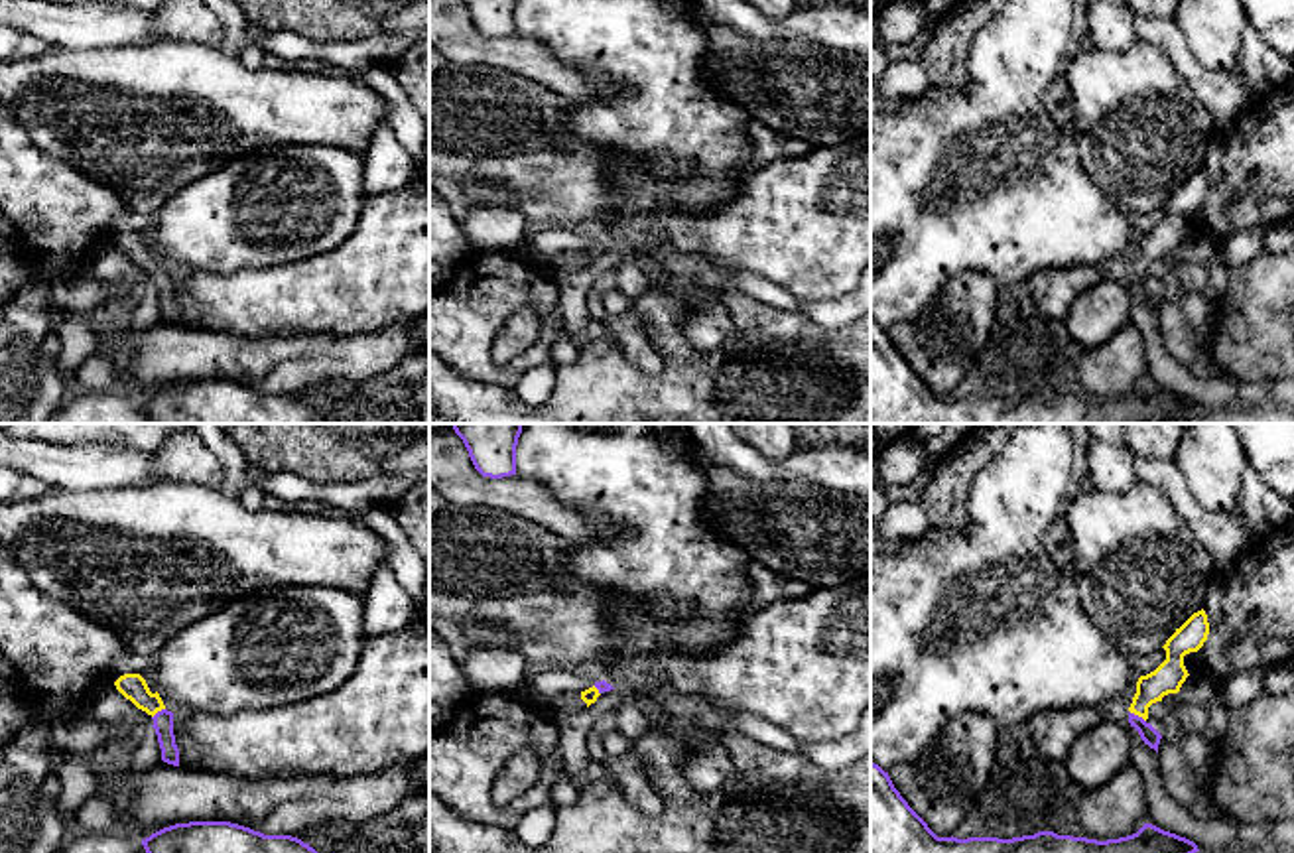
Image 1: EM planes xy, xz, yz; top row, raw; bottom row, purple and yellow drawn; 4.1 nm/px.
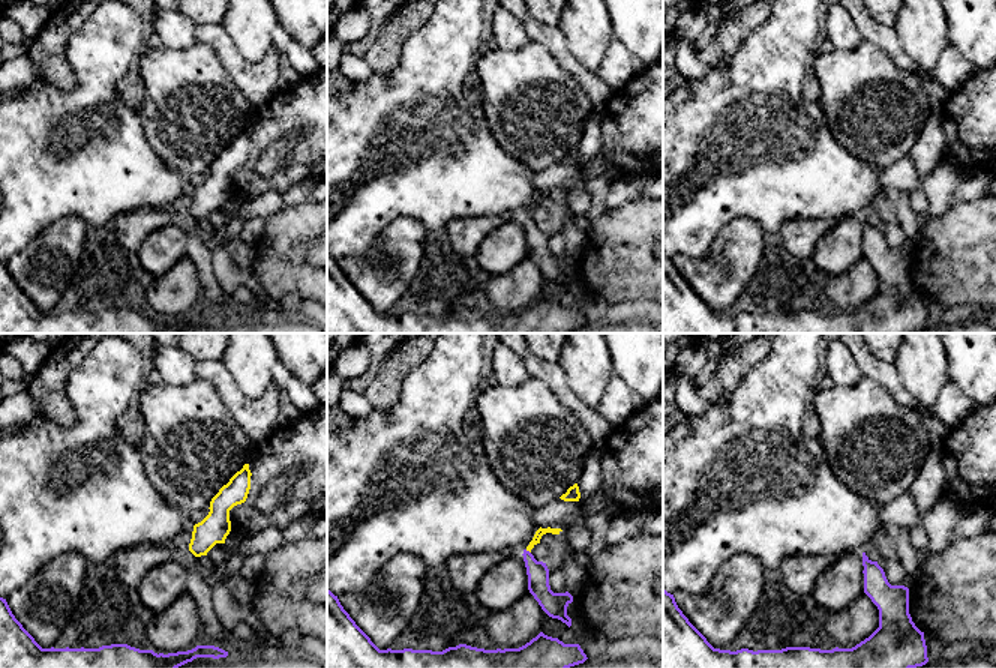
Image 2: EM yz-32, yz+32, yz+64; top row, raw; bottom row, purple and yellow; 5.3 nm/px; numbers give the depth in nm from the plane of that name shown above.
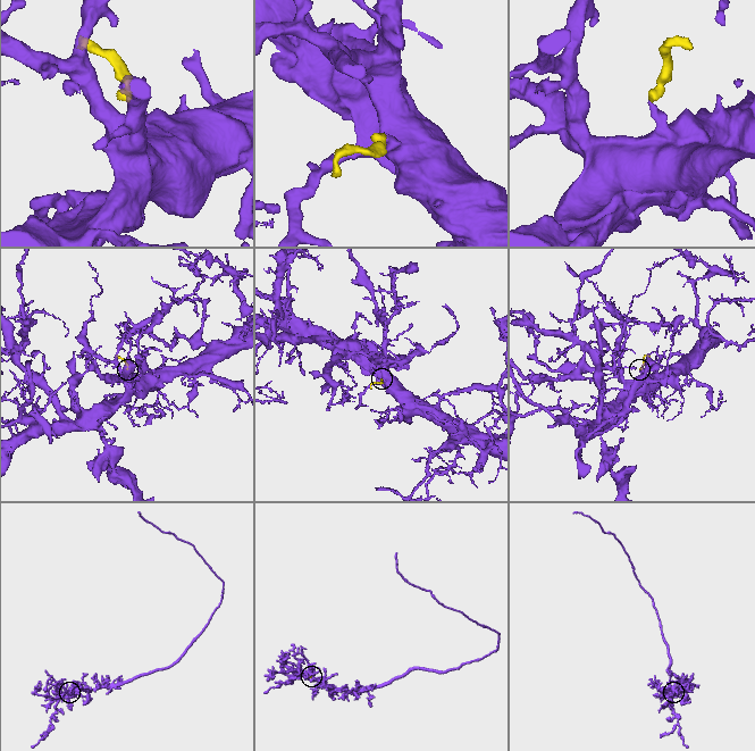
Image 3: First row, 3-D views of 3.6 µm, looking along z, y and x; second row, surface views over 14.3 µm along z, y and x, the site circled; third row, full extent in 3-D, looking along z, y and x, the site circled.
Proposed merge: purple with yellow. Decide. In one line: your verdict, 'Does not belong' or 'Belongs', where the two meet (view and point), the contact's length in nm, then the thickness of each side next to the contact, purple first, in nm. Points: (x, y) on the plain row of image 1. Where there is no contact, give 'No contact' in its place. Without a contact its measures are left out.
Belongs. Touches purple at yz (1137, 274). Shared border 80 nm. Thickness 70 nm (purple) against 120 nm

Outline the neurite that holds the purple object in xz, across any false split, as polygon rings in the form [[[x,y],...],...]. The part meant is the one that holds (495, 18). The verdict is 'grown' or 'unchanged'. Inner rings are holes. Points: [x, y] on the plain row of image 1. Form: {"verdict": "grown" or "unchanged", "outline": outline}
{"verdict": "unchanged", "outline": [[[463,0],[475,28],[483,35],[502,37],[516,33],[518,0]]]}

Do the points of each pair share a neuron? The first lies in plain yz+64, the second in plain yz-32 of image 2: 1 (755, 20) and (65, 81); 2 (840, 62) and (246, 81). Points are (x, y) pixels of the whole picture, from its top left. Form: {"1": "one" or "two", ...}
{"1": "one", "2": "two"}

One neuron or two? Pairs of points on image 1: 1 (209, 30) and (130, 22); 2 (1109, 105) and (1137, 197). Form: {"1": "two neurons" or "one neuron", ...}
{"1": "two neurons", "2": "one neuron"}

